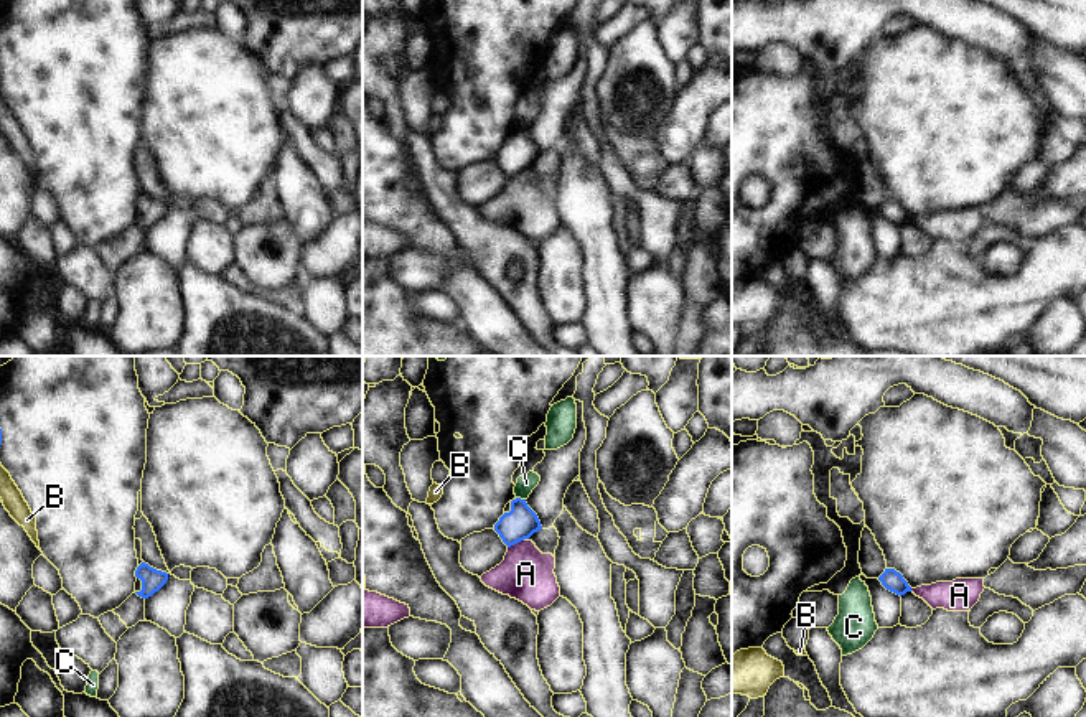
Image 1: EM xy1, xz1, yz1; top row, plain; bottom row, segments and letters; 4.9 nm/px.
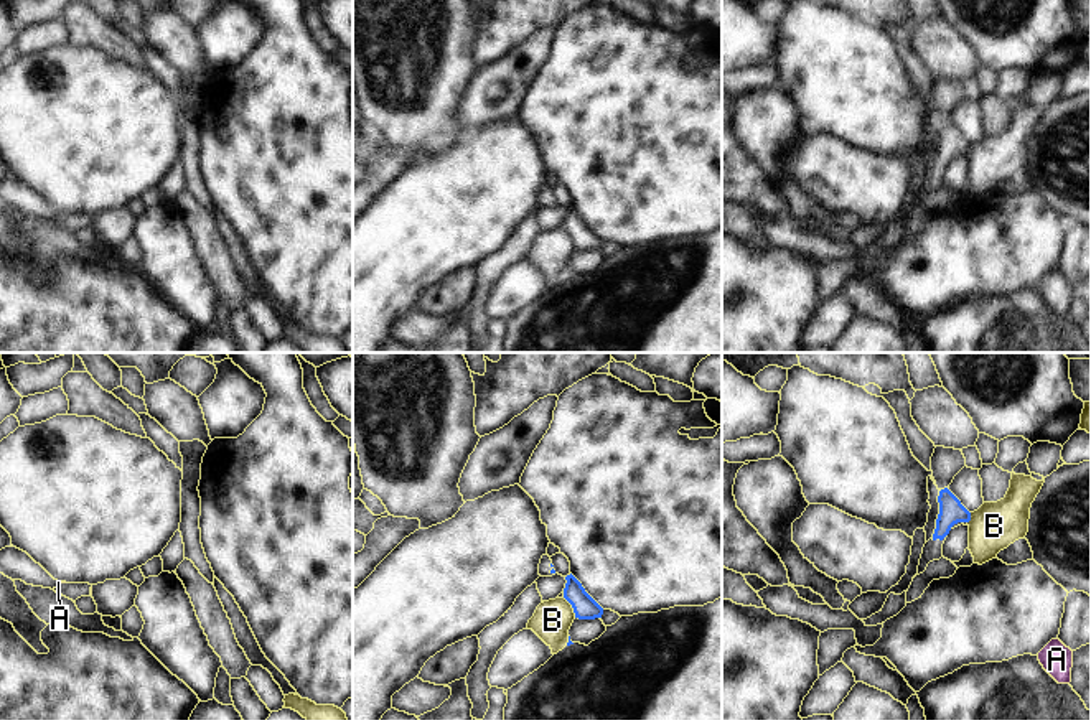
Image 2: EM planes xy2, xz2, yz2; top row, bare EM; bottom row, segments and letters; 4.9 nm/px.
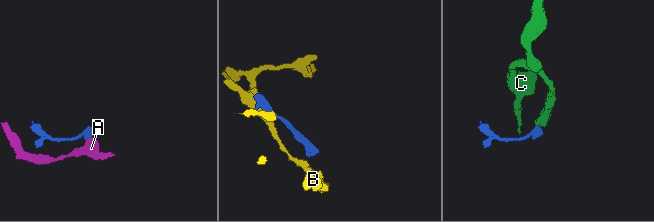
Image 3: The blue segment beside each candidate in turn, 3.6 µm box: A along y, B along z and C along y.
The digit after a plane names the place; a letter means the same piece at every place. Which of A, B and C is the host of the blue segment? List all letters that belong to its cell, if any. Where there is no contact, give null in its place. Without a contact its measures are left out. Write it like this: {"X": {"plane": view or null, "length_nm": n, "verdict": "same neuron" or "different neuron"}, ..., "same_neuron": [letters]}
{"A": {"plane": "xz1", "length_nm": 90, "verdict": "different neuron"}, "B": {"plane": "xz2", "length_nm": 120, "verdict": "different neuron"}, "C": {"plane": "xz1", "length_nm": 50, "verdict": "different neuron"}, "same_neuron": []}

